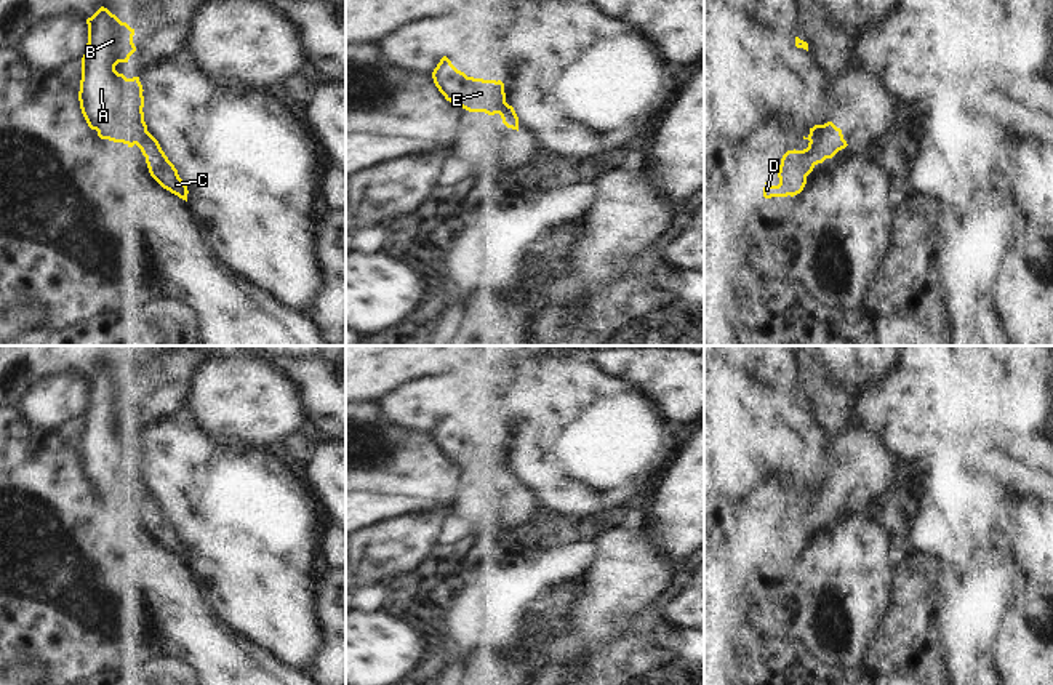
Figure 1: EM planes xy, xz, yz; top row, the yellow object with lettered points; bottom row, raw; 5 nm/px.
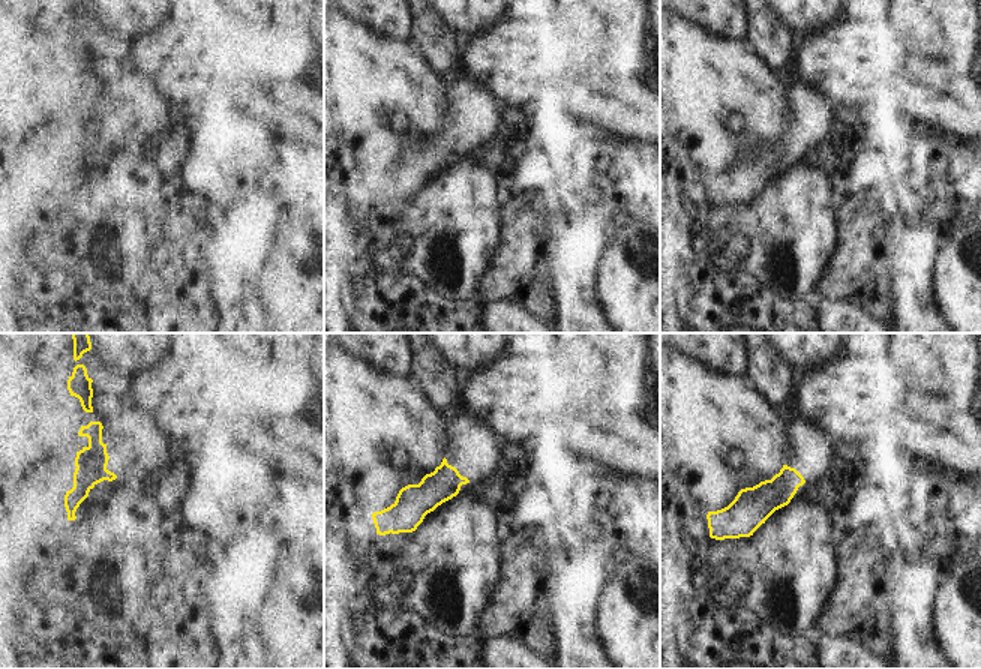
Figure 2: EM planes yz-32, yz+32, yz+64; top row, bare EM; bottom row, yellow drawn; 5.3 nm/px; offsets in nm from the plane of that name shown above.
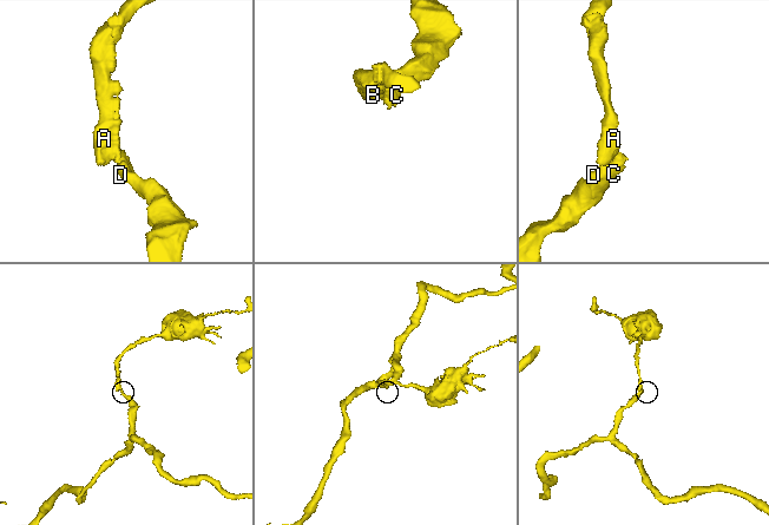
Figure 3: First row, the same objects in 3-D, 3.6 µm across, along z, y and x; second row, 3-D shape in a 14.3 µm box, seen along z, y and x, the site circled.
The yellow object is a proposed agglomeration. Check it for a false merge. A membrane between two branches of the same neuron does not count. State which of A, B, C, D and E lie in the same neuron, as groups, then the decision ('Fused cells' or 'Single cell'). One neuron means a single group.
Groups: A B E / C D. Fused cells

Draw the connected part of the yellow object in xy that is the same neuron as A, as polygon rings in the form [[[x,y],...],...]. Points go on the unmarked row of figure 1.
[[[101,365],[88,383],[88,402],[82,416],[82,439],[78,459],[82,472],[91,488],[98,490],[101,498],[123,501],[128,506],[136,503],[136,498],[147,491],[144,480],[144,455],[139,435],[126,437],[115,429],[118,421],[128,421],[136,410],[133,402],[134,387],[122,381],[107,367]]]

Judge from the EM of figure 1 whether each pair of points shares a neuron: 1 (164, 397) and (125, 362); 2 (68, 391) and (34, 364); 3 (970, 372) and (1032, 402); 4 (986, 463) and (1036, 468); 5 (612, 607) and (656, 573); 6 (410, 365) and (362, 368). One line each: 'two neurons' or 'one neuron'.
1: two neurons
2: two neurons
3: one neuron
4: one neuron
5: one neuron
6: one neuron

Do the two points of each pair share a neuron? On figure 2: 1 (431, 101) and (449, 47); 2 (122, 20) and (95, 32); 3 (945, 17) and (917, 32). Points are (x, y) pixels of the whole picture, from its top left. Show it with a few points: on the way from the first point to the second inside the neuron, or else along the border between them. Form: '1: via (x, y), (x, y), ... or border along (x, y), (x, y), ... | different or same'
1: border along (416, 50), (432, 71), (452, 80) | different
2: border along (92, 15), (108, 38), (125, 44) | different
3: via (938, 17), (932, 17), (924, 24) | same

